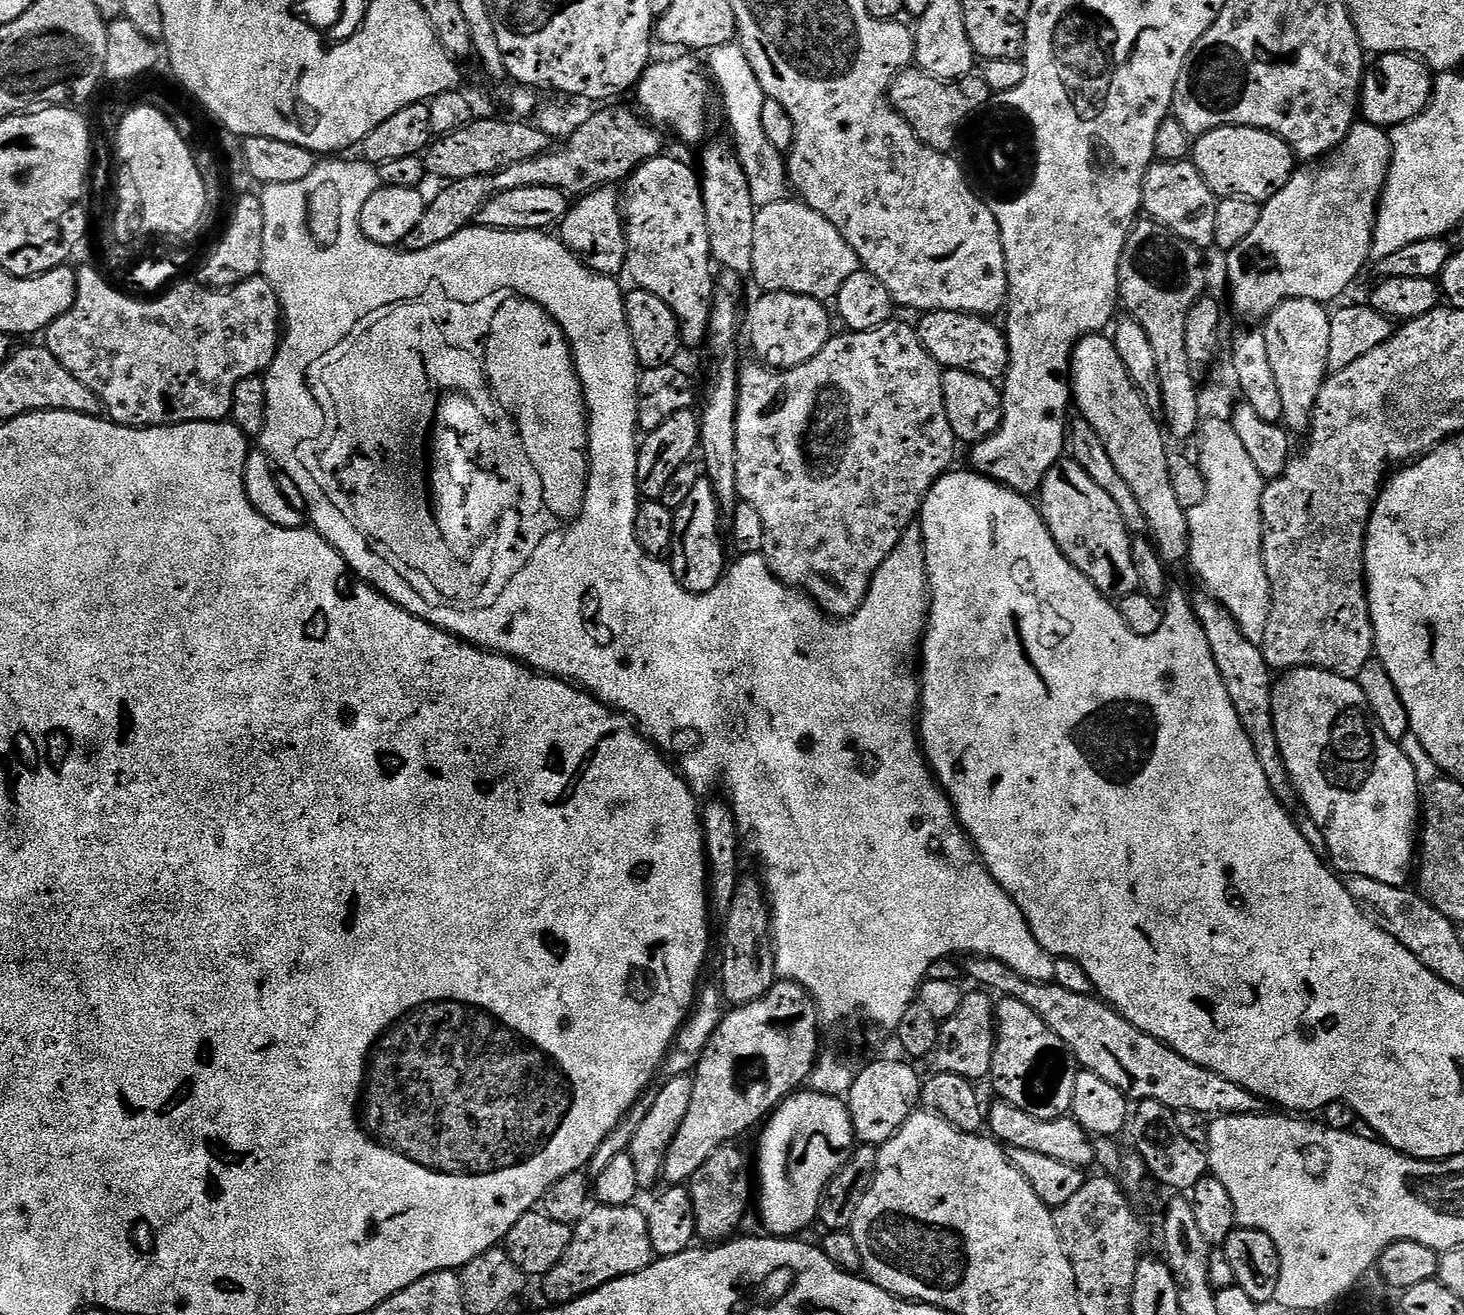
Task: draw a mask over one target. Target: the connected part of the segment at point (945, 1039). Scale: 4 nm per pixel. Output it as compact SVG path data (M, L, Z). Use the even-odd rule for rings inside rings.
M972 991L976 992L964 992L962 1006L954 1010L949 1020L941 1023L936 1051L932 1053L930 1063L935 1071L958 1074L967 1080L980 1082L992 1071L992 1055L996 1045L996 1005L987 991Z

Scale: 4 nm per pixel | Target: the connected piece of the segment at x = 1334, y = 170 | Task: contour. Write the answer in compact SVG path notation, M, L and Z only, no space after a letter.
M1358 120L1335 149L1297 167L1290 182L1286 182L1274 198L1263 201L1258 226L1254 226L1246 242L1238 242L1238 246L1227 253L1228 288L1232 291L1233 306L1244 316L1266 318L1282 302L1294 298L1317 300L1323 305L1338 299L1359 278L1364 263L1369 263L1376 210L1380 207L1380 194L1391 160L1388 132L1376 124Z

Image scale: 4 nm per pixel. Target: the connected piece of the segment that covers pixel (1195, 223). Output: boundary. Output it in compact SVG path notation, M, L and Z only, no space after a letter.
M1191 159L1179 160L1178 162L1166 162L1165 160L1153 162L1148 167L1148 173L1143 182L1143 211L1153 220L1171 229L1176 236L1182 237L1201 250L1211 249L1214 245L1214 217L1217 214L1216 206L1218 198L1210 186L1206 186L1206 178L1198 174Z

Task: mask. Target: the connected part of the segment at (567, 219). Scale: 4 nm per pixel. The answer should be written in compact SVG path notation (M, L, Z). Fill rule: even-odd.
M605 186L595 188L593 192L585 192L569 207L568 213L560 219L558 225L558 239L571 252L583 258L593 272L602 276L619 277L619 272L625 271L628 263L628 239L624 236L624 218L622 215L622 196L615 187Z

